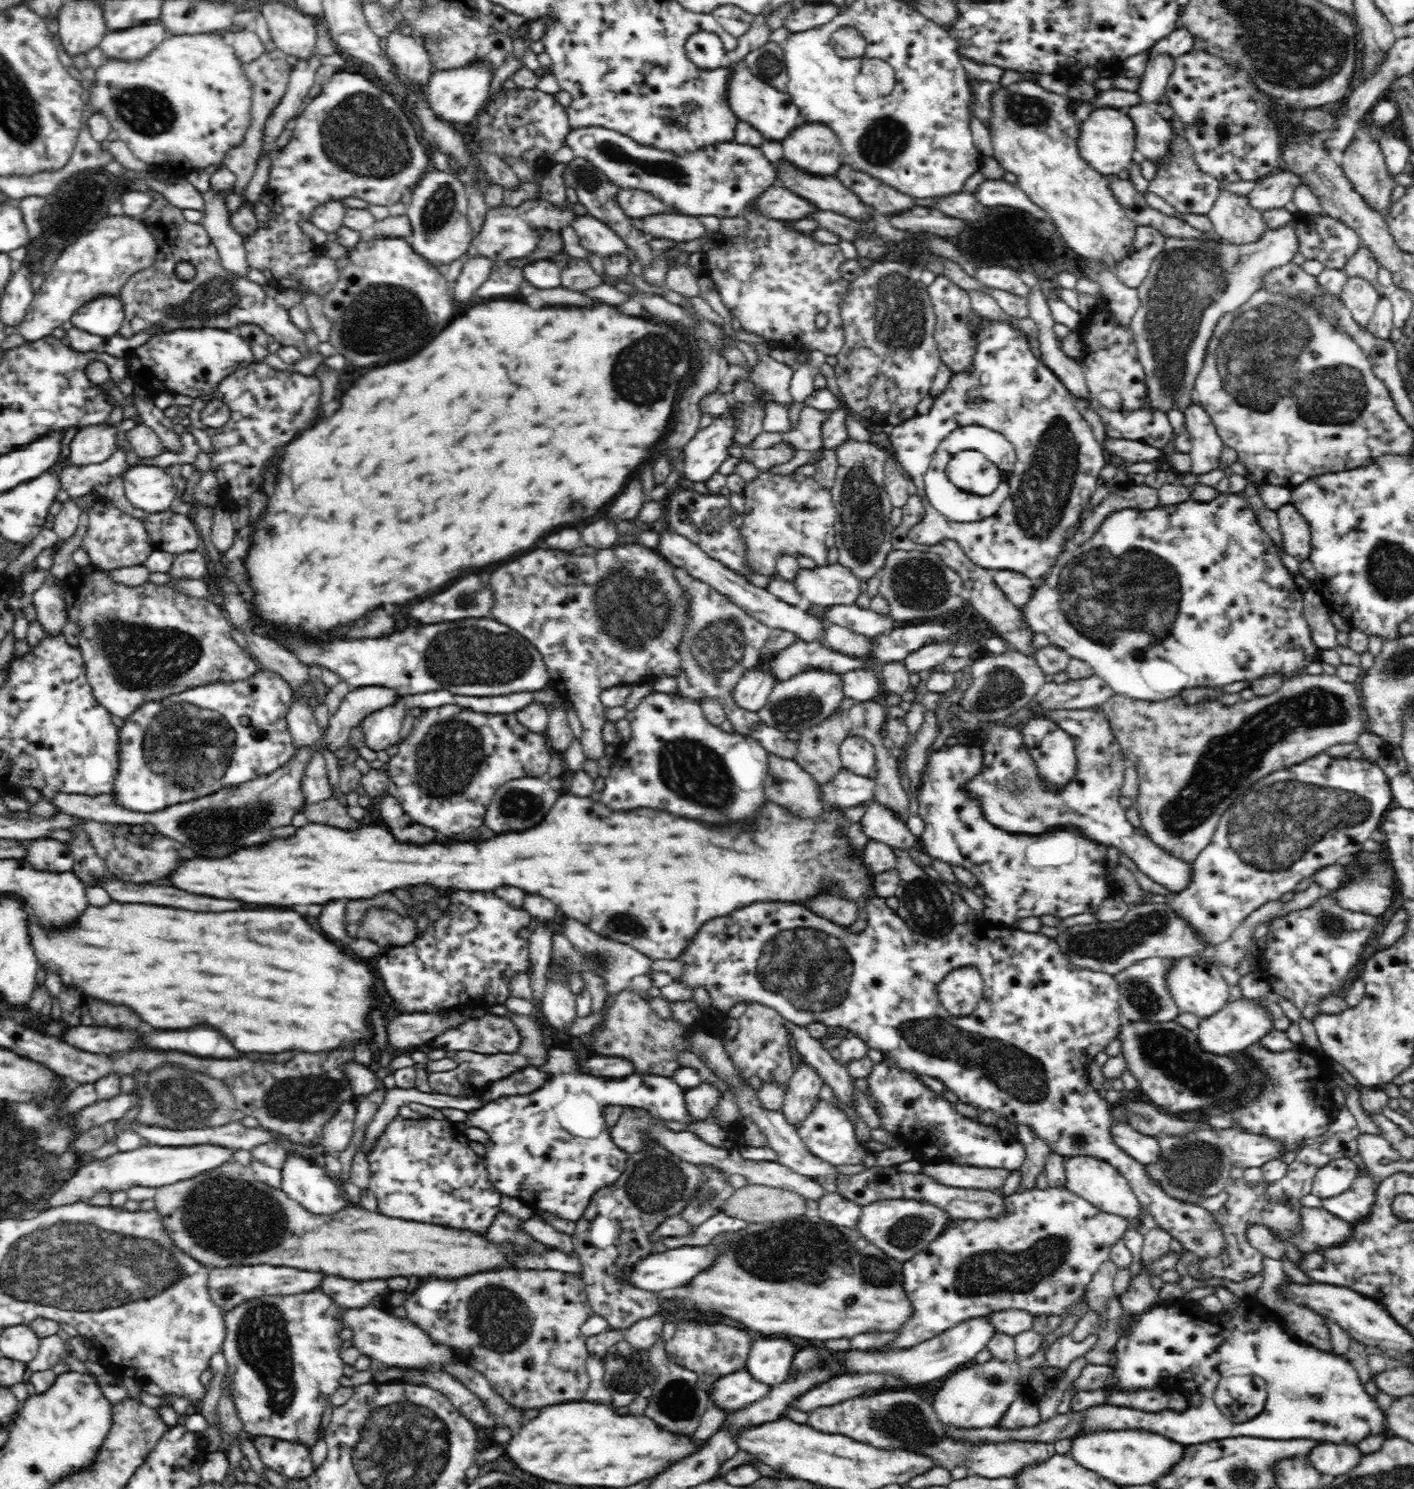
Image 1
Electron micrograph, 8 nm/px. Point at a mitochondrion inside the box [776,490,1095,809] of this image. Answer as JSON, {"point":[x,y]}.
{"point":[921,586]}

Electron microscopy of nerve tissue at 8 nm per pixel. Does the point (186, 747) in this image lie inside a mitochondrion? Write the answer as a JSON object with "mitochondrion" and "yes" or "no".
{"mitochondrion":"yes"}

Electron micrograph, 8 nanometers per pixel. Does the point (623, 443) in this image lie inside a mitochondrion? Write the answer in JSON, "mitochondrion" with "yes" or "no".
{"mitochondrion":"no"}

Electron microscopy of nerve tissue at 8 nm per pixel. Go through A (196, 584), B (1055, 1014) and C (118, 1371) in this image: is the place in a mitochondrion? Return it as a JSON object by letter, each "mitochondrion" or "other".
{"A":"other","B":"other","C":"other"}

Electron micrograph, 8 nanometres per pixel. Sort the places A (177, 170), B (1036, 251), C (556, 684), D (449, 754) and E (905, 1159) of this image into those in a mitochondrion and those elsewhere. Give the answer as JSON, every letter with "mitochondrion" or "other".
{"A":"other","B":"other","C":"other","D":"mitochondrion","E":"other"}

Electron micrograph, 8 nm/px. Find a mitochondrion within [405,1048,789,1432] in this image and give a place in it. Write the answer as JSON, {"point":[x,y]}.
{"point":[501,1319]}

